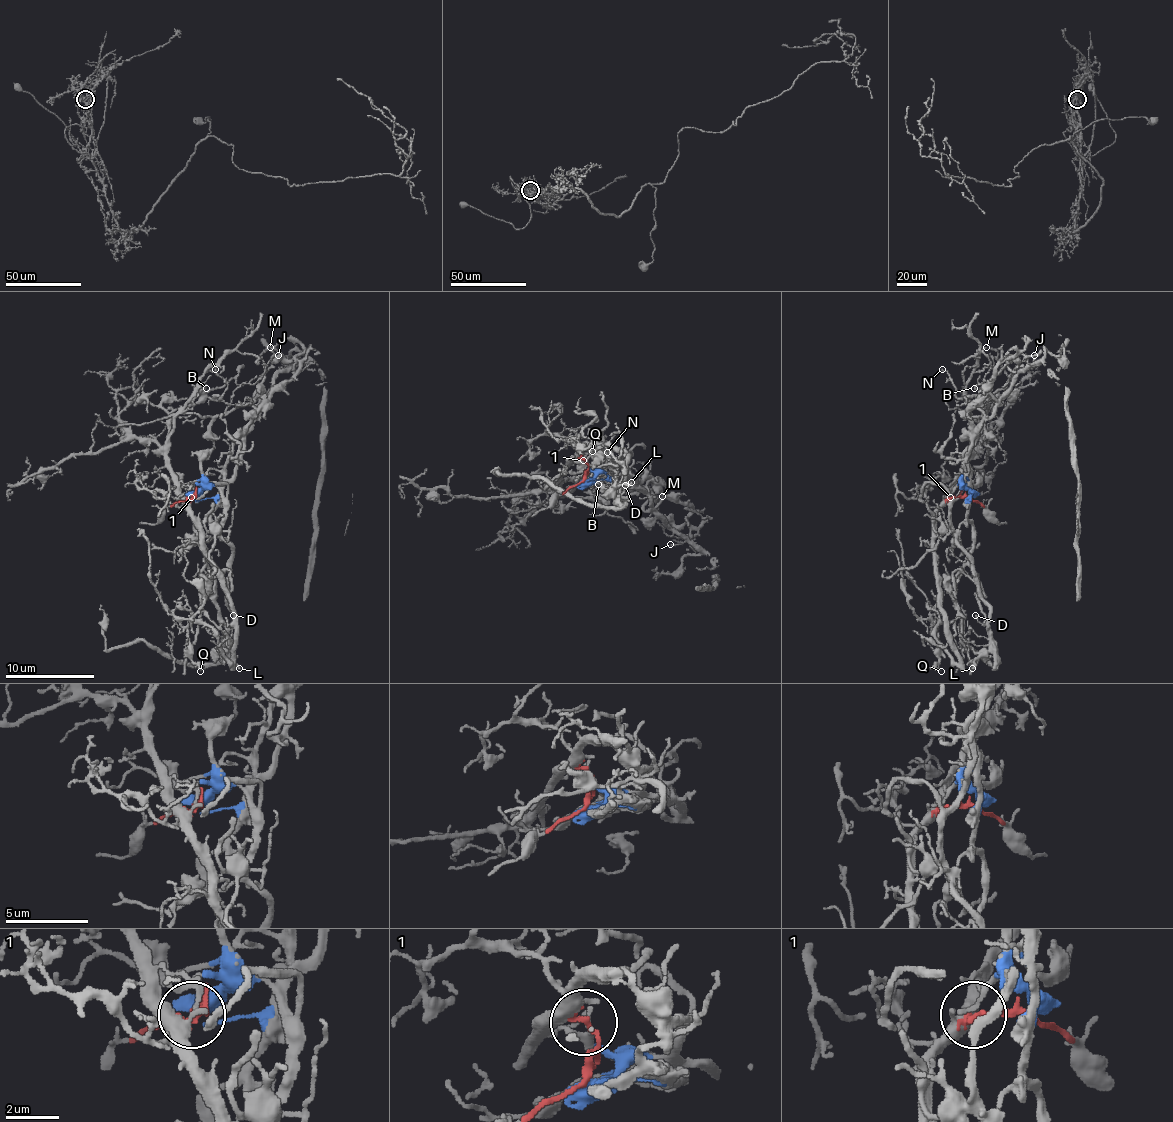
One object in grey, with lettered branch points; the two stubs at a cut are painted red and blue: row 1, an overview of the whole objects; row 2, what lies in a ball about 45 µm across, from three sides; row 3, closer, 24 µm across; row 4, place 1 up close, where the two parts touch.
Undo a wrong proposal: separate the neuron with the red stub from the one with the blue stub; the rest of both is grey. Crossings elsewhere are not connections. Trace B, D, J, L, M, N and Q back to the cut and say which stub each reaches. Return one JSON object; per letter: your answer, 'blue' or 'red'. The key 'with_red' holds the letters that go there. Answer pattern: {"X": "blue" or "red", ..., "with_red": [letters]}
{"B": "red", "D": "blue", "J": "blue", "L": "blue", "M": "blue", "N": "red", "Q": "red", "with_red": ["B", "N", "Q"]}

